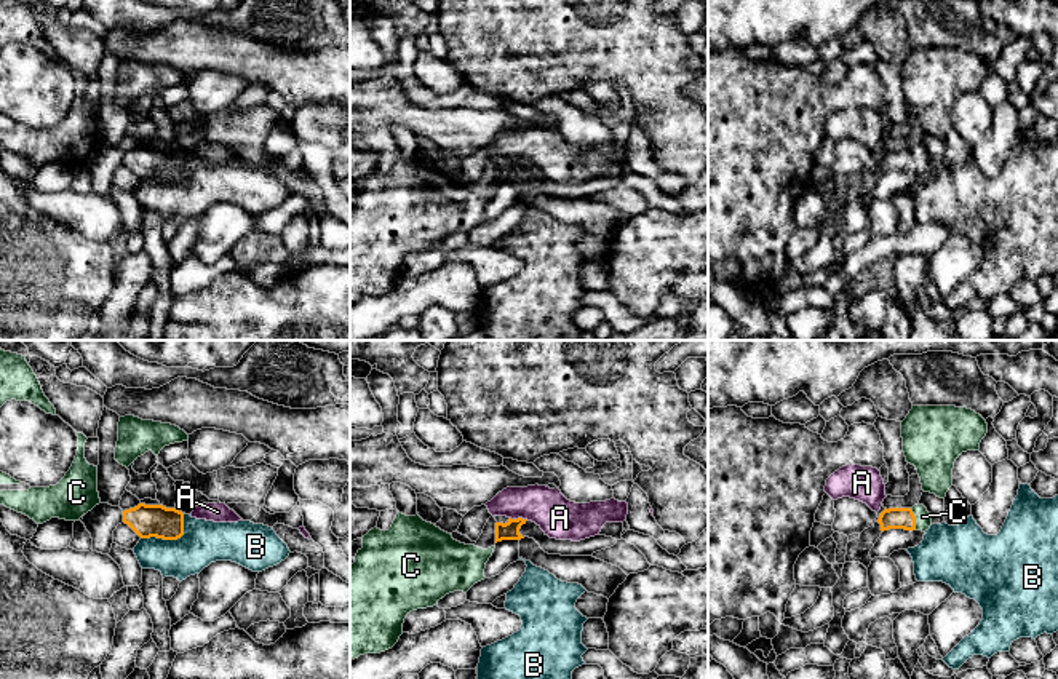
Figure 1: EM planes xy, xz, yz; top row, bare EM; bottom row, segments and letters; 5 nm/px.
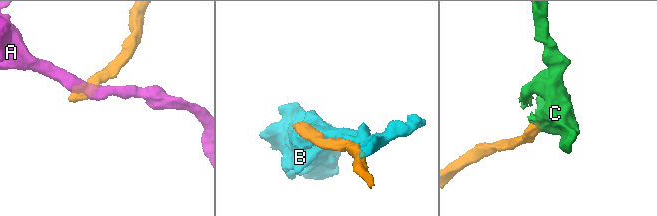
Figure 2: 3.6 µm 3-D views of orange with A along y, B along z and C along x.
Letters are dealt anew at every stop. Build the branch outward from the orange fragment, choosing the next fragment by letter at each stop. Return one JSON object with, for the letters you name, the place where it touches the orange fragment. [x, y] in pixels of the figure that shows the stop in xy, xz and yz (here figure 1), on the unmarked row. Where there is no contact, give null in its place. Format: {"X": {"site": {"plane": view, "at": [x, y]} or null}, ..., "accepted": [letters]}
{"C": {"site": {"plane": "yz", "at": [914, 162]}}, "accepted": ["C"]}

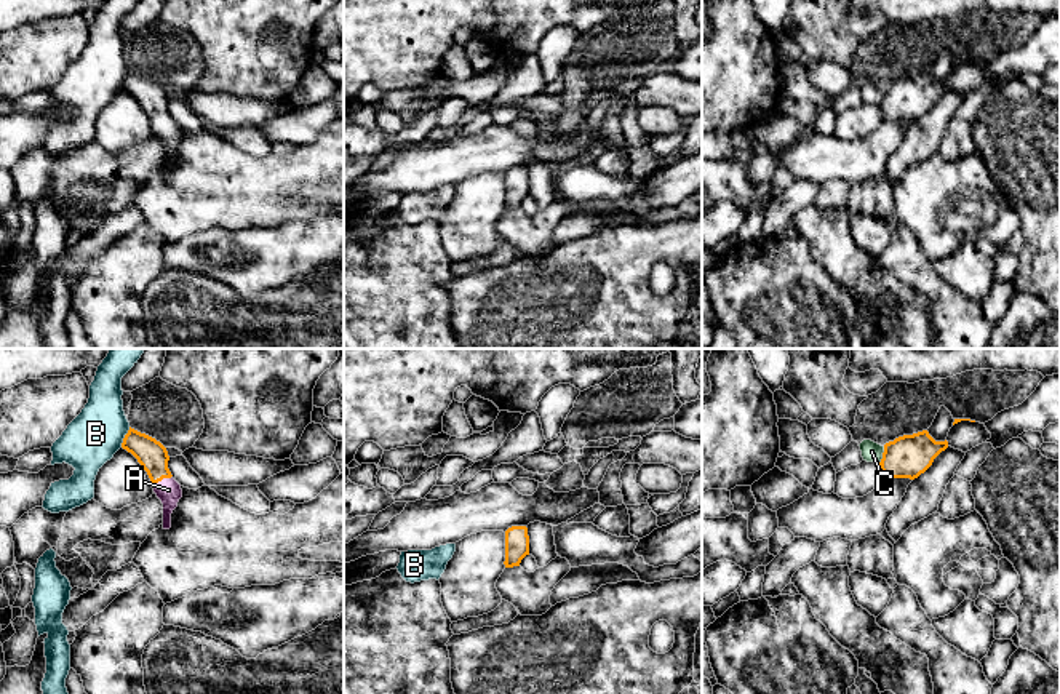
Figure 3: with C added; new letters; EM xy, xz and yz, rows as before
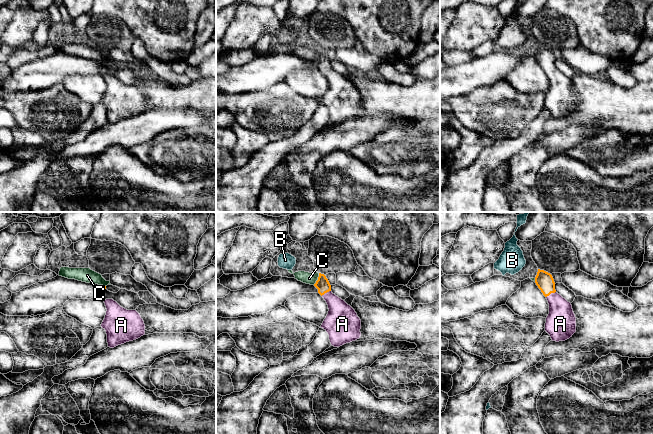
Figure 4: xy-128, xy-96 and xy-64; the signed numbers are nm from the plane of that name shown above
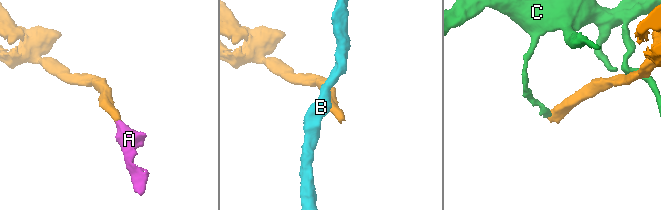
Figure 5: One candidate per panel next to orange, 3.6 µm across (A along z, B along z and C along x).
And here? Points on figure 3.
{"A": {"site": {"plane": "xy", "at": [162, 120]}}, "accepted": ["A"]}

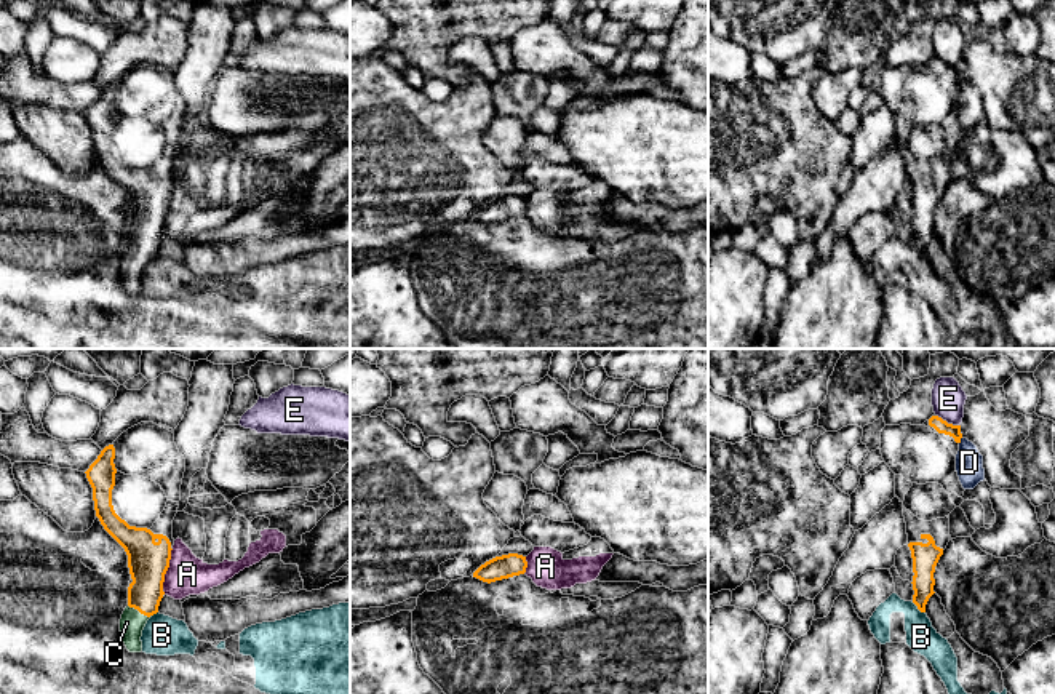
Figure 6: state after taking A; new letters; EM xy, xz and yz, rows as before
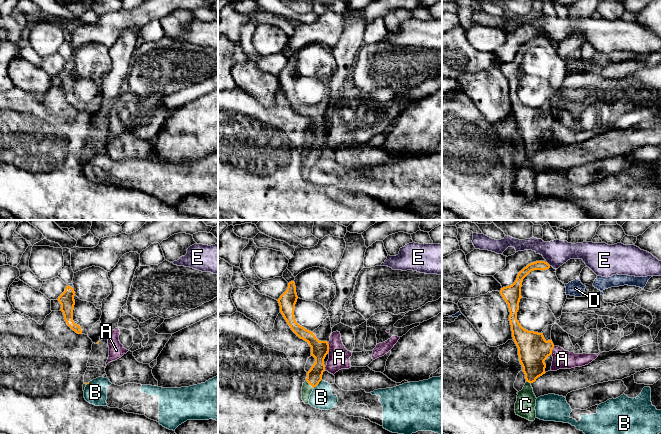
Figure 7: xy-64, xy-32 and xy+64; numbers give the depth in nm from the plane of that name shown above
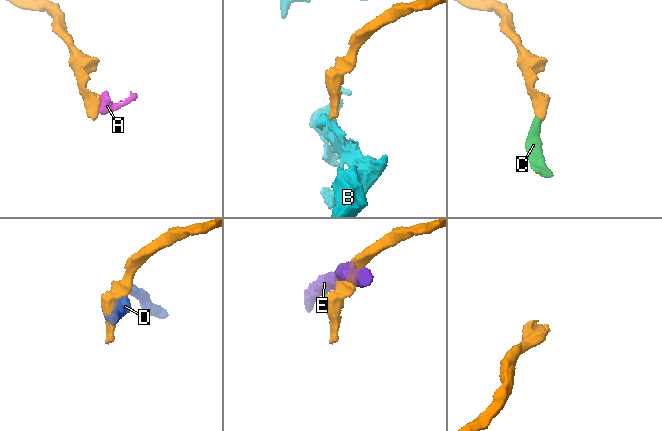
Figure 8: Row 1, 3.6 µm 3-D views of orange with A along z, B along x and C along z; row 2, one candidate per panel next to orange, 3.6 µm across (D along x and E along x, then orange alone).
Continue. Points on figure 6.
{"C": {"site": {"plane": "xy", "at": [139, 253]}}, "accepted": ["C"]}

